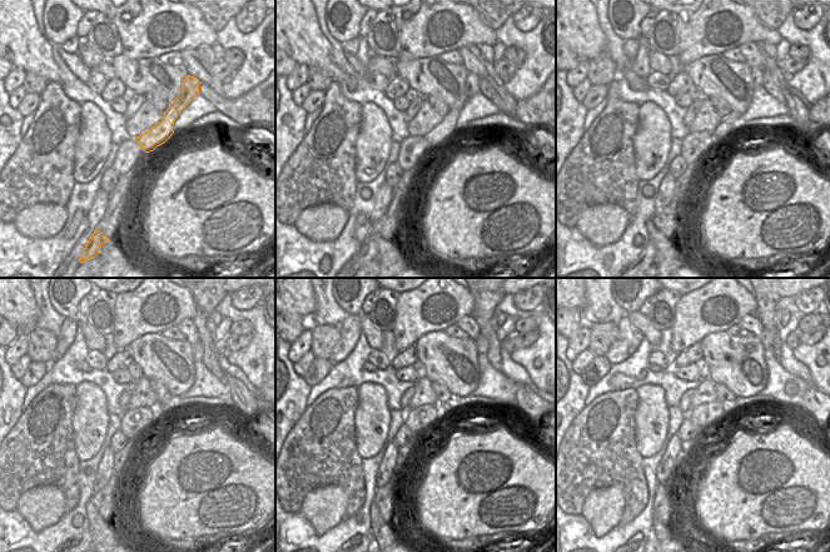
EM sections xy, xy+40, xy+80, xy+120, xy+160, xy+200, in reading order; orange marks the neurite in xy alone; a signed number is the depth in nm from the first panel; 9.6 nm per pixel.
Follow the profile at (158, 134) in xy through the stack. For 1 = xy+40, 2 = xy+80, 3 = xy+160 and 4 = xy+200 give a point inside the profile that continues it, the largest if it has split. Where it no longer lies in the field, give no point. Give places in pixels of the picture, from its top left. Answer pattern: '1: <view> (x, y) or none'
1: xy+40 (438, 135)
2: xy+80 (732, 122)
3: xy+160 (482, 346)
4: xy+200 (766, 337)

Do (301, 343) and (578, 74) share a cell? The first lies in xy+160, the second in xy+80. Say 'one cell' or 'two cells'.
one cell

